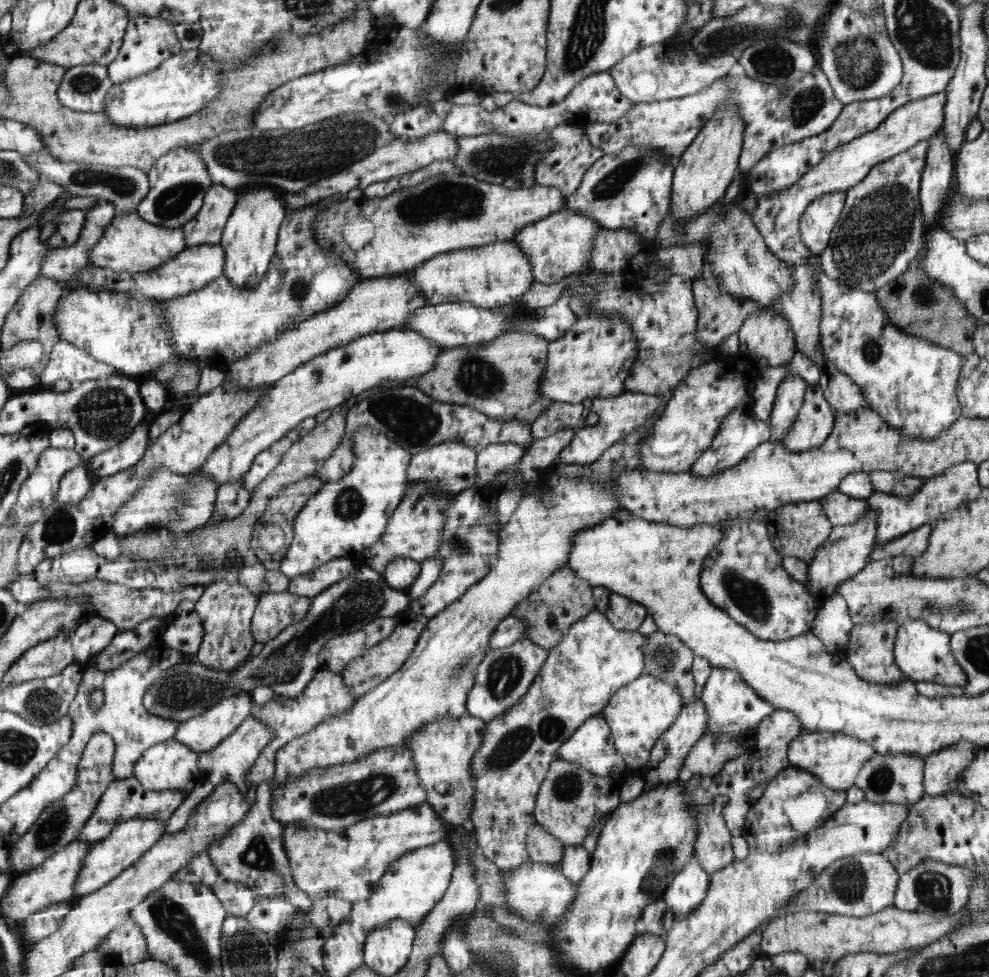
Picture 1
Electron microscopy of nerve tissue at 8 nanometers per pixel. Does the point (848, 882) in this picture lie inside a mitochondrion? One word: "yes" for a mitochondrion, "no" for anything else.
yes

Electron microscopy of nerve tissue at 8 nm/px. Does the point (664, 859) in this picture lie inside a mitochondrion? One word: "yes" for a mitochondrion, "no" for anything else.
yes

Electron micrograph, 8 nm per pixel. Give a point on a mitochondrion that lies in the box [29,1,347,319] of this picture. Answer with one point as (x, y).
(125, 187)

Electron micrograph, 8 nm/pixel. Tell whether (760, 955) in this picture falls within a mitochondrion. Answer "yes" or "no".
no

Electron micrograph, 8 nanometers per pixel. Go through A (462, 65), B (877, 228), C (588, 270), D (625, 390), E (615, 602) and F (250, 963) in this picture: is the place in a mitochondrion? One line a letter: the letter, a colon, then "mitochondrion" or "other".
A: other
B: mitochondrion
C: other
D: other
E: other
F: mitochondrion

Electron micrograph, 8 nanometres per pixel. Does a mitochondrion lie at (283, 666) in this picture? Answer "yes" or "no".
yes

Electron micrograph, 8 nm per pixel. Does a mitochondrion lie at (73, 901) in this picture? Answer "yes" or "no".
no

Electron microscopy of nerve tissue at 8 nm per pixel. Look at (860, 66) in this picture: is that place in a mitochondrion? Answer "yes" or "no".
yes

